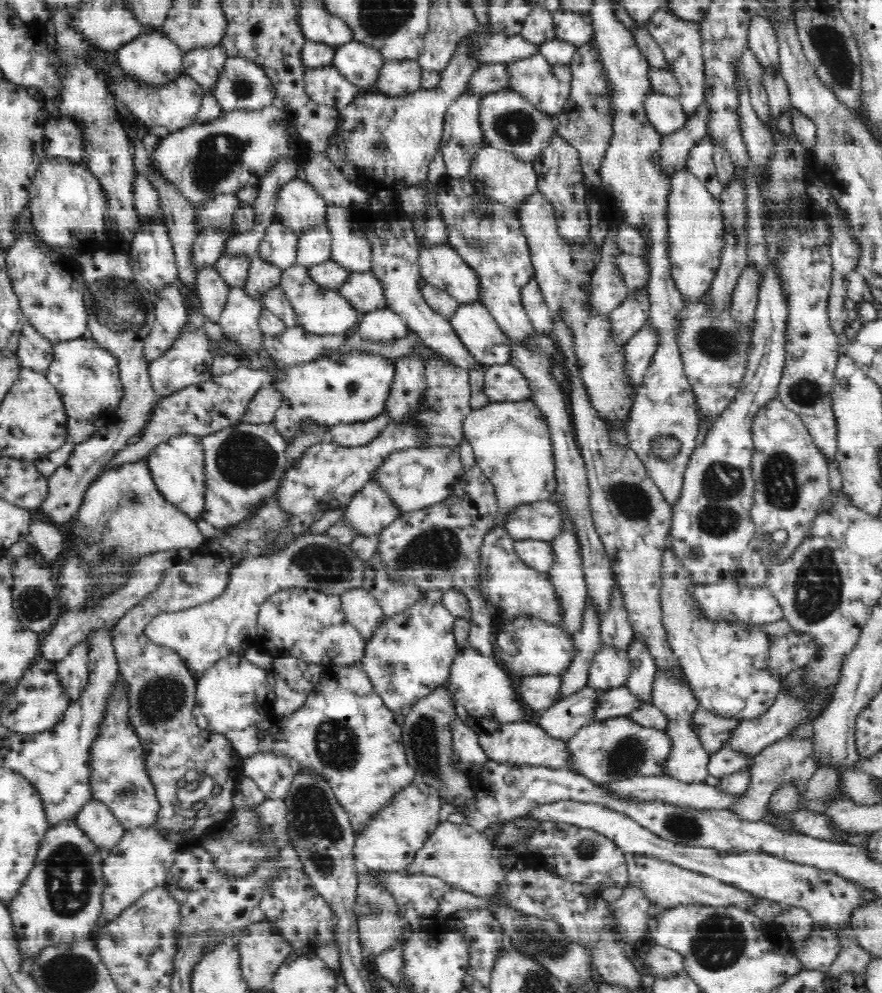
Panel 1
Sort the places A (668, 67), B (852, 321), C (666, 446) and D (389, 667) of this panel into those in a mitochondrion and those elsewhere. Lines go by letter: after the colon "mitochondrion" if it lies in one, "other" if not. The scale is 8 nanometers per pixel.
A: other
B: mitochondrion
C: mitochondrion
D: mitochondrion

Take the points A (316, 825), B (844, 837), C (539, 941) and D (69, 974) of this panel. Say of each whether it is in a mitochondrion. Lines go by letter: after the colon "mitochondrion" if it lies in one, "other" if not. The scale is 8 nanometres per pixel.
A: mitochondrion
B: other
C: mitochondrion
D: mitochondrion

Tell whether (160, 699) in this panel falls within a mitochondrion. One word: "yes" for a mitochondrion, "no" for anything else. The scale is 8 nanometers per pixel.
yes

